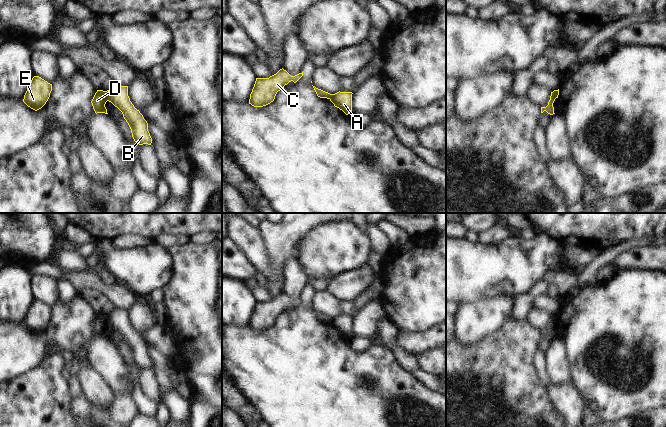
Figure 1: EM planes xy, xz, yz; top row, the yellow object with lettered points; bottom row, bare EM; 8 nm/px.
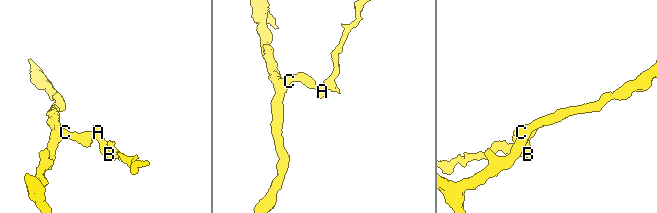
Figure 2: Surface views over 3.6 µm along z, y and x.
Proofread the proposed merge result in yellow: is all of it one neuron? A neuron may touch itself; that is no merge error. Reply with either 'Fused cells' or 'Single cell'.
Fused cells

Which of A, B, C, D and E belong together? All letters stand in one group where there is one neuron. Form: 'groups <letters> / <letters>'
groups A B / C D E

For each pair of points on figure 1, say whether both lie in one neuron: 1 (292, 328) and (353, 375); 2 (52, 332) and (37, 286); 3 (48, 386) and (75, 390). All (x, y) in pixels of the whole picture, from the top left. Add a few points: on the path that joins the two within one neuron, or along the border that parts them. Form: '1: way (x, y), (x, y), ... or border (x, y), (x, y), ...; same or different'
1: way (307, 343), (338, 374); same
2: border (57, 300), (51, 307); different
3: border (66, 374), (69, 394), (71, 396); different

